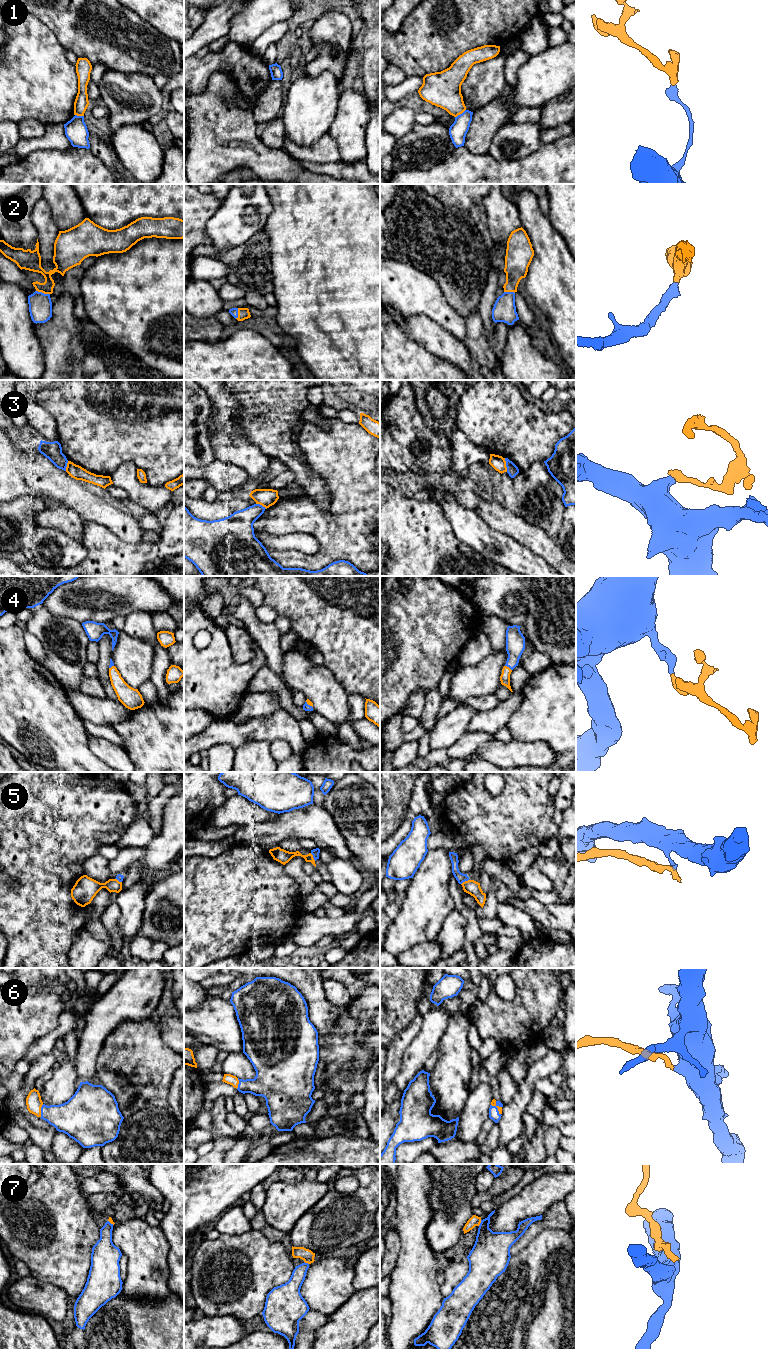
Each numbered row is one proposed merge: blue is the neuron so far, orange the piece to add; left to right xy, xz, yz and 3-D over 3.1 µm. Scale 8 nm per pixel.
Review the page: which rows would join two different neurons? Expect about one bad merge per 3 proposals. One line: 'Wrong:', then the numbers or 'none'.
Wrong: 1, 3, 5, 7

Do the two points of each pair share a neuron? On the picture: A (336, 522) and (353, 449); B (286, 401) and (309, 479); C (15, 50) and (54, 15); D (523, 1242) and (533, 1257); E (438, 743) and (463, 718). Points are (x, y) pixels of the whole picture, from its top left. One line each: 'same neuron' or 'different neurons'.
A: same neuron
B: same neuron
C: different neurons
D: different neurons
E: same neuron

